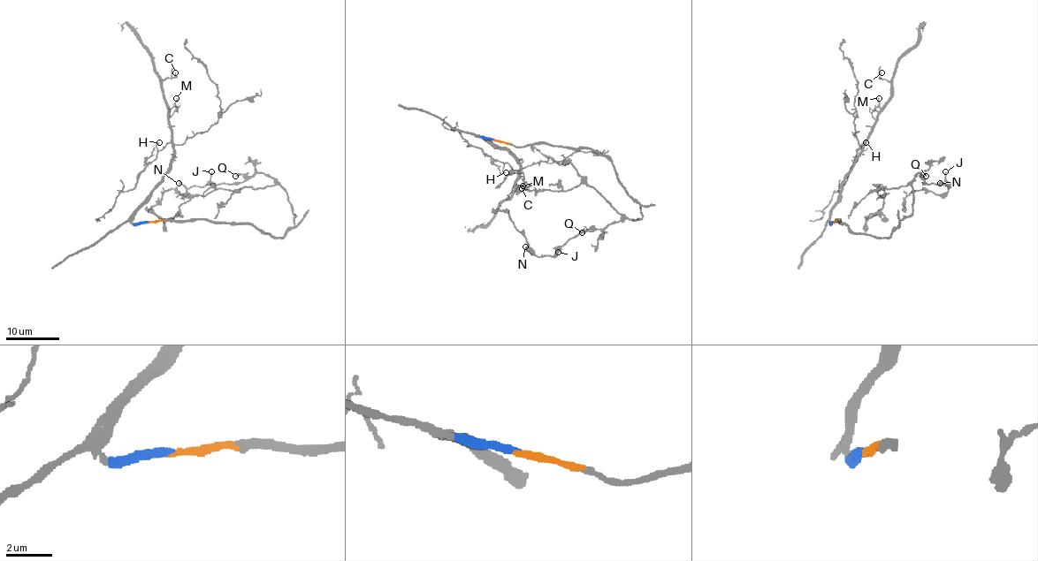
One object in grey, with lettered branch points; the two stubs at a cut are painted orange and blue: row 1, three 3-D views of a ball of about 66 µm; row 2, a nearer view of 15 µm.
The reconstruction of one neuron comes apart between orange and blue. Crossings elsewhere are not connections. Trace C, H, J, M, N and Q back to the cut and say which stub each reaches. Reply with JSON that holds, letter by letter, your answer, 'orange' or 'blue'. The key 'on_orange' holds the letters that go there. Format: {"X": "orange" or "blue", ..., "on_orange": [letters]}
{"C": "blue", "H": "blue", "J": "orange", "M": "blue", "N": "orange", "Q": "orange", "on_orange": ["J", "N", "Q"]}

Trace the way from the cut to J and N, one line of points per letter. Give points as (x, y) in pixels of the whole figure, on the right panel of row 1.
J: (834, 223), (857, 233), (888, 238), (912, 213), (912, 181), (919, 173), (924, 182), (942, 184), (945, 171)
N: (834, 223), (857, 233), (888, 238), (912, 213), (912, 181), (919, 173), (924, 182), (940, 184)

